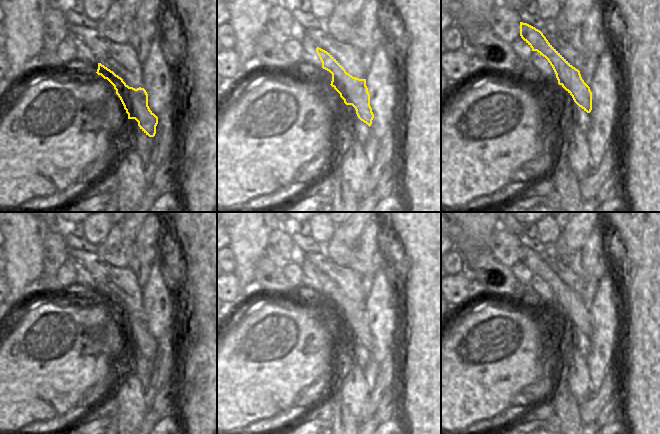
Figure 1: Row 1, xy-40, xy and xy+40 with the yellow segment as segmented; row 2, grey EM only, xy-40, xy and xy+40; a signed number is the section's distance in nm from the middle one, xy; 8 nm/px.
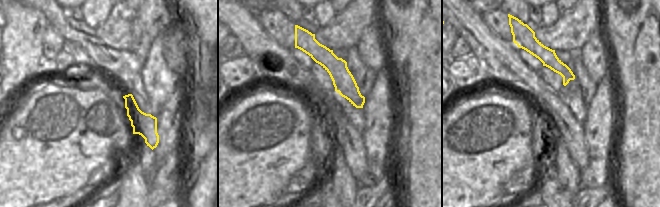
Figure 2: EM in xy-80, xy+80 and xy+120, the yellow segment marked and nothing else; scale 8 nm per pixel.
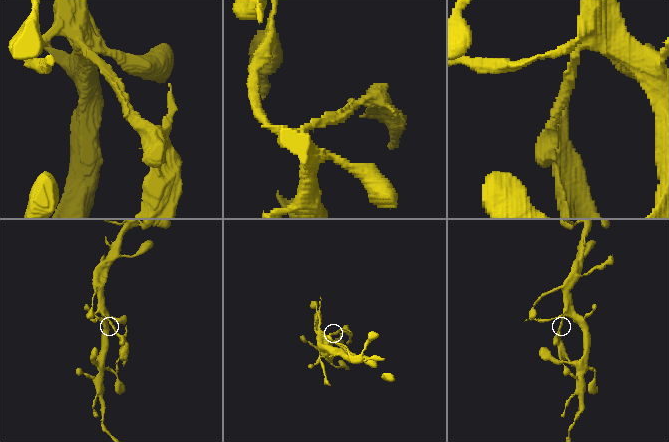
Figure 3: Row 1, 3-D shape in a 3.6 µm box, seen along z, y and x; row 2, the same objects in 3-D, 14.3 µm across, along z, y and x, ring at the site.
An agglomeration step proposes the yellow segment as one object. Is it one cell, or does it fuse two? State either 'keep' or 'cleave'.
cleave

